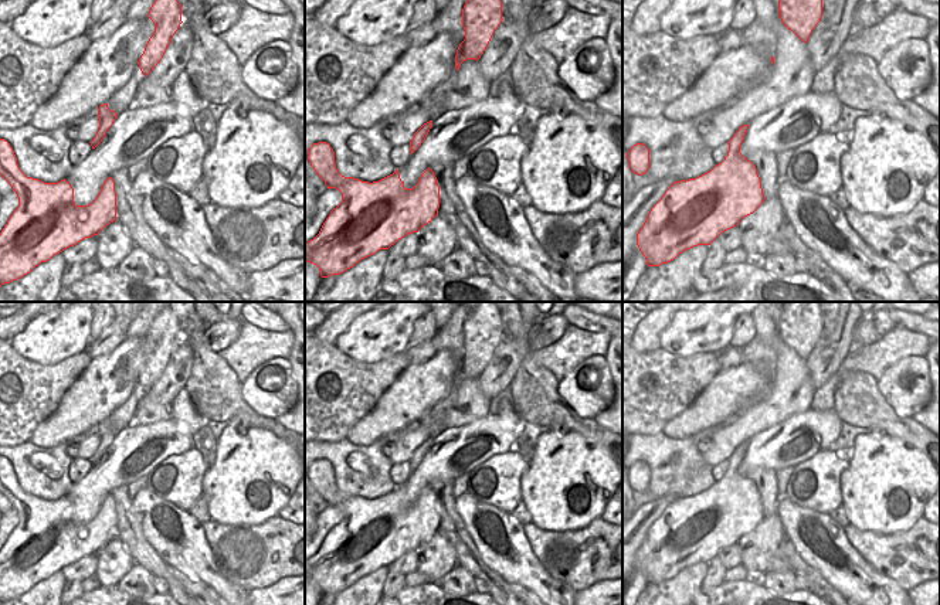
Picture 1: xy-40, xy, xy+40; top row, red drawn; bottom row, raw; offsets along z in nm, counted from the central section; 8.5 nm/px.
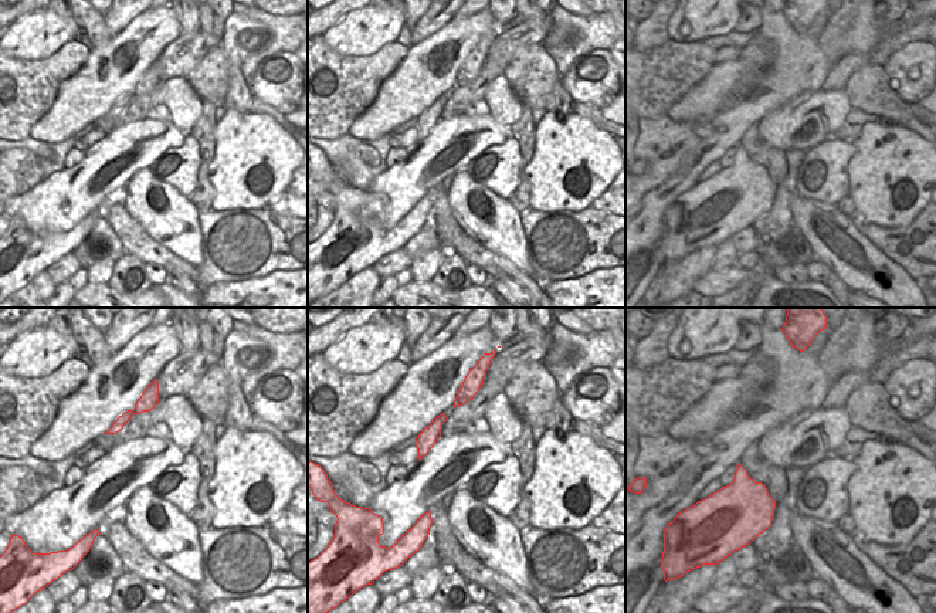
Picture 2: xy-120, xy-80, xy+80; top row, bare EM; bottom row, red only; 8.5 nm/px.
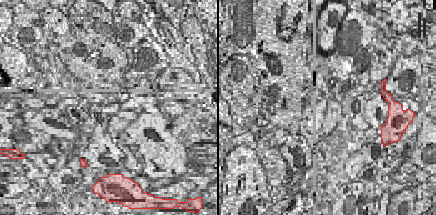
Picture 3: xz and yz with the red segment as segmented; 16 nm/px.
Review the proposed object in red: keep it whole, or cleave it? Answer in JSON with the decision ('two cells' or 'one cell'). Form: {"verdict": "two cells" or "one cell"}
{"verdict": "two cells"}

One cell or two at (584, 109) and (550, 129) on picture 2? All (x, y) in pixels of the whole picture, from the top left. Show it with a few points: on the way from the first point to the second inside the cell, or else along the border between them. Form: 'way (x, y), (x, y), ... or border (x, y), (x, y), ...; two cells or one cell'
border (572, 111), (587, 117), (597, 126); two cells

